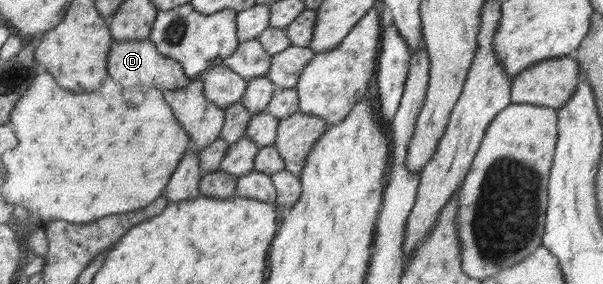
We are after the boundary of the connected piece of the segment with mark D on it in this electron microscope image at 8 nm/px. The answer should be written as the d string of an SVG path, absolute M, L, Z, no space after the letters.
M149 38L144 40L114 41L109 52L108 71L112 80L122 85L126 98L138 97L140 92L160 91L162 93L175 88L184 88L191 79L186 76L183 64L159 52Z

